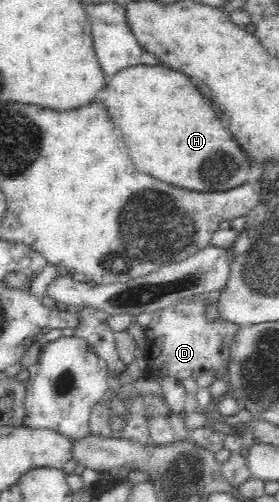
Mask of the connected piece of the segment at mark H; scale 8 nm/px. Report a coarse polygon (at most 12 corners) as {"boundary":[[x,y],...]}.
{"boundary":[[164,65],[96,100],[139,172],[197,192],[247,183],[209,100]]}

